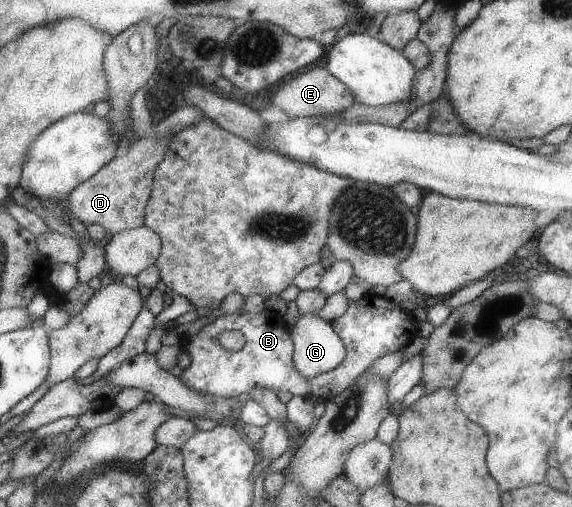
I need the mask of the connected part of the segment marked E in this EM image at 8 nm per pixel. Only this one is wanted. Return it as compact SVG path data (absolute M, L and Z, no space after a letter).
M317 66L308 71L302 71L300 75L292 76L290 81L280 84L269 101L272 105L279 107L289 118L333 115L355 103L352 92L348 91L346 85L340 83L340 80L326 68Z

